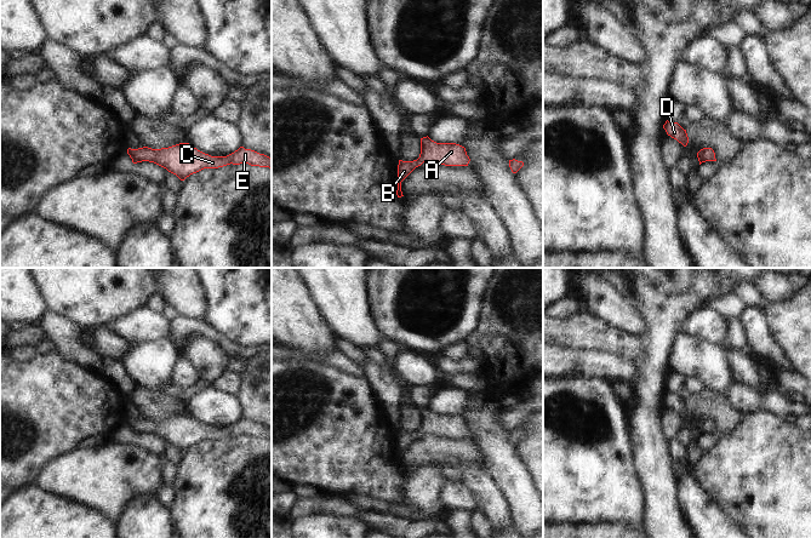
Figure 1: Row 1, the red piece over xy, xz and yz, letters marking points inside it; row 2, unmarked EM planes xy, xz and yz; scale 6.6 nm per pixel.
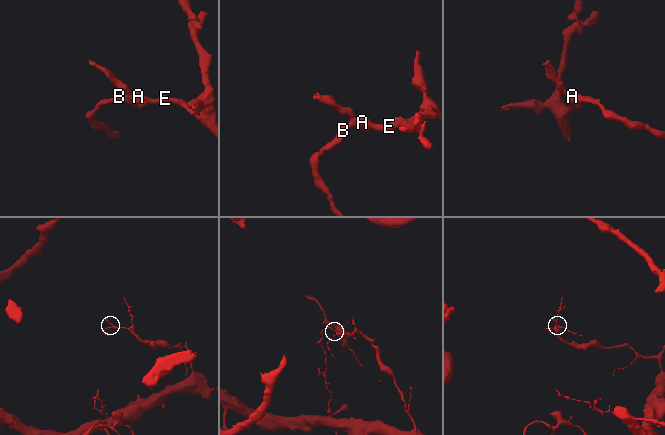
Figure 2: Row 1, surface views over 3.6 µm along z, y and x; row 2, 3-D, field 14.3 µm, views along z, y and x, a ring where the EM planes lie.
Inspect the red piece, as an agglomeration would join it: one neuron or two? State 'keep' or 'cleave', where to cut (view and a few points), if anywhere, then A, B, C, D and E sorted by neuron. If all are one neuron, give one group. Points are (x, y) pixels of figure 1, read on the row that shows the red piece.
keep; cut none; groups A B C D E

